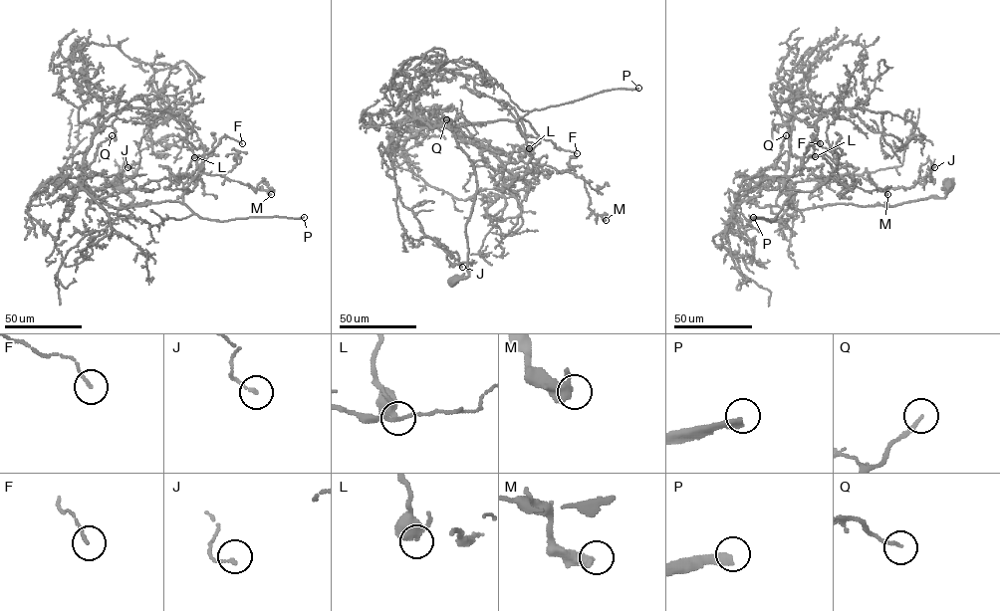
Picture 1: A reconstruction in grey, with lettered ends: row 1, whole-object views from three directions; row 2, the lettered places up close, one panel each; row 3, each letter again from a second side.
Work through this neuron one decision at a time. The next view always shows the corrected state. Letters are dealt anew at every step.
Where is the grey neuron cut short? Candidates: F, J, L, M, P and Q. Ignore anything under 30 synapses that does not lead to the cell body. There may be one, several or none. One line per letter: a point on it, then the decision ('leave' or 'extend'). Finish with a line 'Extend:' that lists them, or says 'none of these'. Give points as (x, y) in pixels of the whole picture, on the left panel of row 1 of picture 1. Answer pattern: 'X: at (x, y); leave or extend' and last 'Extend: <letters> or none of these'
F: at (242, 143); leave
J: at (127, 167); leave
L: at (194, 157); leave
M: at (271, 194); leave
P: at (304, 217); extend
Q: at (112, 135); extend
Extend: P, Q

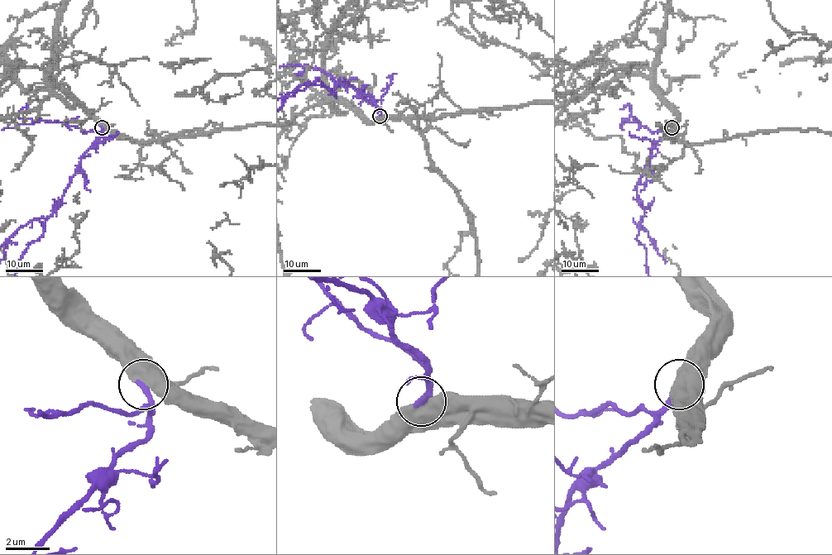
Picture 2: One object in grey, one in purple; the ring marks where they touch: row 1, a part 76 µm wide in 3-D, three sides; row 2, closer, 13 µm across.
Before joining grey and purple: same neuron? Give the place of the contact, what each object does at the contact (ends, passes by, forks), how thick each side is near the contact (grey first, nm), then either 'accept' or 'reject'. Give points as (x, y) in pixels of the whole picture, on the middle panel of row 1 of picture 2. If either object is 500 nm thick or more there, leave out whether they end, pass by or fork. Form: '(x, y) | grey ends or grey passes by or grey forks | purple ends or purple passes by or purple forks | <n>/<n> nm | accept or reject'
(380, 116) | 800/280 nm | accept

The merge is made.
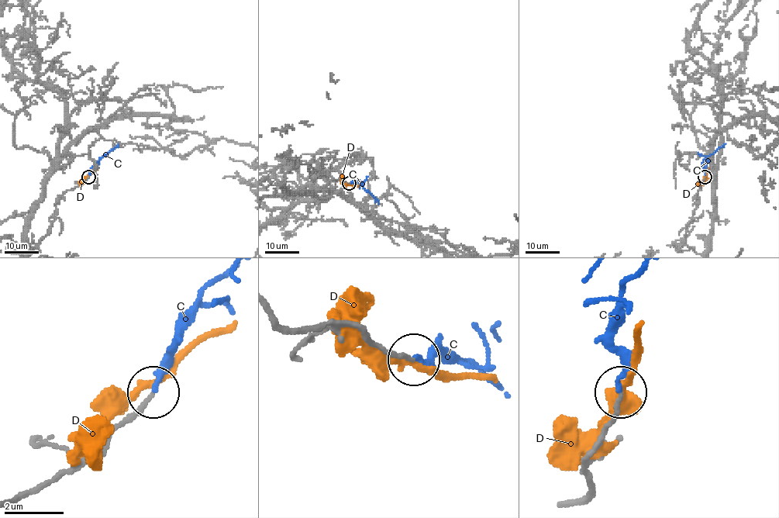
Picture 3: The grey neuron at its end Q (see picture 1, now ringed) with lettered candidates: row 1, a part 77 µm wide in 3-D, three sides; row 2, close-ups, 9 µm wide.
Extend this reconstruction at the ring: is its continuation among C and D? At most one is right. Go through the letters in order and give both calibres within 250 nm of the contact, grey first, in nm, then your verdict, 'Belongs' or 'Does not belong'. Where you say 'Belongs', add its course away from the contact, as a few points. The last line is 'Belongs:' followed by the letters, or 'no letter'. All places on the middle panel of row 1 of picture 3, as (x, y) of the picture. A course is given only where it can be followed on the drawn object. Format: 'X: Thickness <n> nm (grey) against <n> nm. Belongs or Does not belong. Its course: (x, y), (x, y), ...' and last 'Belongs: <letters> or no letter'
C: Thickness 140 nm (grey) against 170 nm. Belongs. Its course: (349, 184), (361, 185), (379, 204)
D: Thickness 140 nm (grey) against 240 nm. Does not belong
Belongs: C

